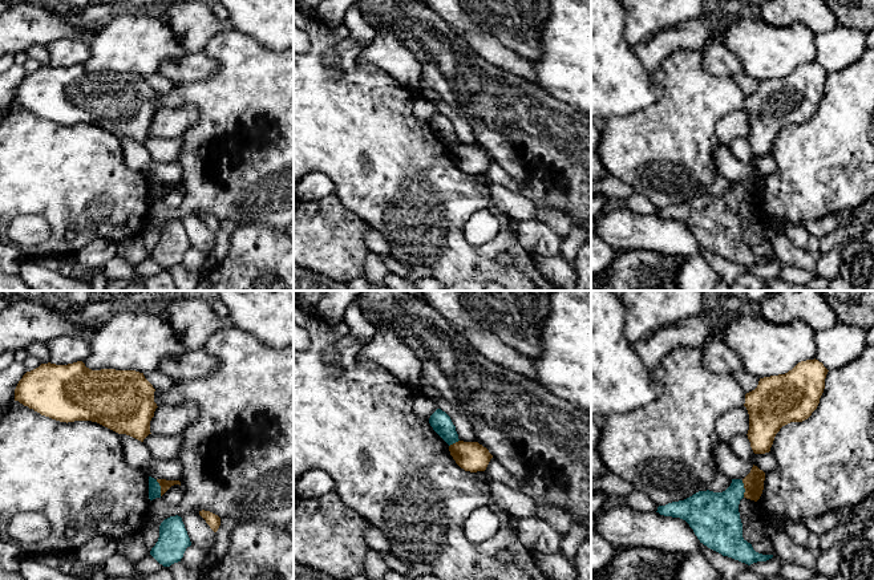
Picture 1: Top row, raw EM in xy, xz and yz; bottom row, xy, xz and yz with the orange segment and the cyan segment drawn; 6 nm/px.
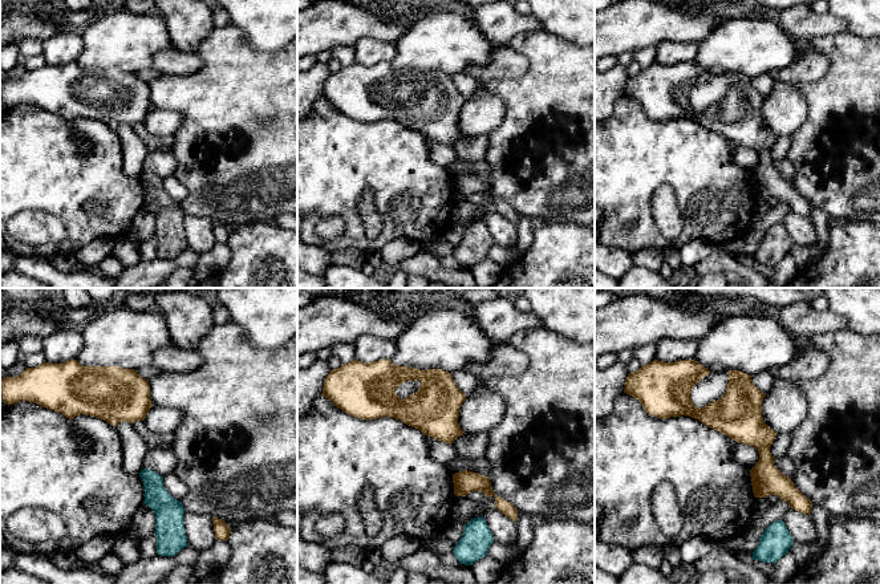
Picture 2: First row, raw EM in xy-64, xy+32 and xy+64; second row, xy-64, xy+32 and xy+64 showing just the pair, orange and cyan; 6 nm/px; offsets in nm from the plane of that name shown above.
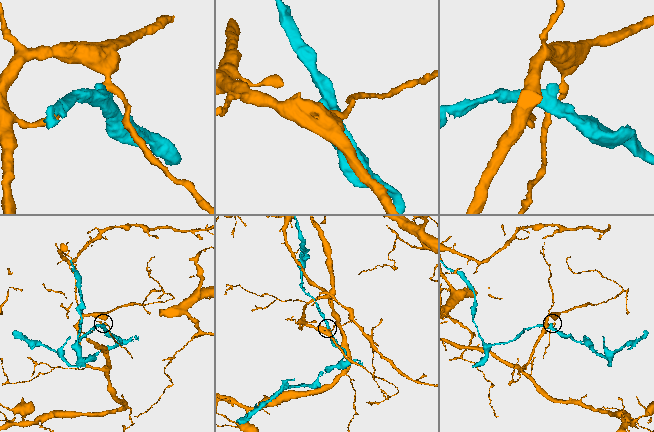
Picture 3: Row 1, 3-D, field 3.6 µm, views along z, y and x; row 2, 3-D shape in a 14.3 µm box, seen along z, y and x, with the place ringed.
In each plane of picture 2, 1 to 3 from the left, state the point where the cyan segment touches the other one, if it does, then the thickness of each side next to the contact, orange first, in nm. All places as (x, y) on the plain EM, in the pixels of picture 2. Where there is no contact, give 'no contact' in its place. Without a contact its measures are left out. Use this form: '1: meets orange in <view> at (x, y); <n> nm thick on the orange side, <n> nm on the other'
1: no contact
2: no contact
3: no contact

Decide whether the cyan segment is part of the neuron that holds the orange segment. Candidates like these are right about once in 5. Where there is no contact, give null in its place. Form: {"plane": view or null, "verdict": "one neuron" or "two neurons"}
{"plane": "xy", "verdict": "two neurons"}

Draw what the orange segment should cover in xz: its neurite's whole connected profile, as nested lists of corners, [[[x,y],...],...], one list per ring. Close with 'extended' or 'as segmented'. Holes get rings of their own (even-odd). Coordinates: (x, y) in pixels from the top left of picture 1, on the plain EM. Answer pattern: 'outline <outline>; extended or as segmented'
outline [[[458,143],[449,149],[450,158],[465,174],[485,174],[493,158],[478,145]]]; as segmented

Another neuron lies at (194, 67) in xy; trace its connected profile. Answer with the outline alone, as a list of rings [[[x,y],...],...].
[[[205,50],[187,53],[181,60],[169,60],[161,64],[159,73],[173,84],[199,81],[215,74],[219,64]]]

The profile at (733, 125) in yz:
[[[745,109],[725,114],[716,123],[716,135],[721,145],[728,145],[735,138],[746,138],[749,133],[749,117]]]

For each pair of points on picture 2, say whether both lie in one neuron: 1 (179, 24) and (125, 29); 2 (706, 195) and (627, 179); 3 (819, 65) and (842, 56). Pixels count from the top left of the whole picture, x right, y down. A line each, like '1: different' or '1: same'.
1: different
2: same
3: different

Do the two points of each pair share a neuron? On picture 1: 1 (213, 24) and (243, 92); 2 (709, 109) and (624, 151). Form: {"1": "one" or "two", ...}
{"1": "two", "2": "one"}

